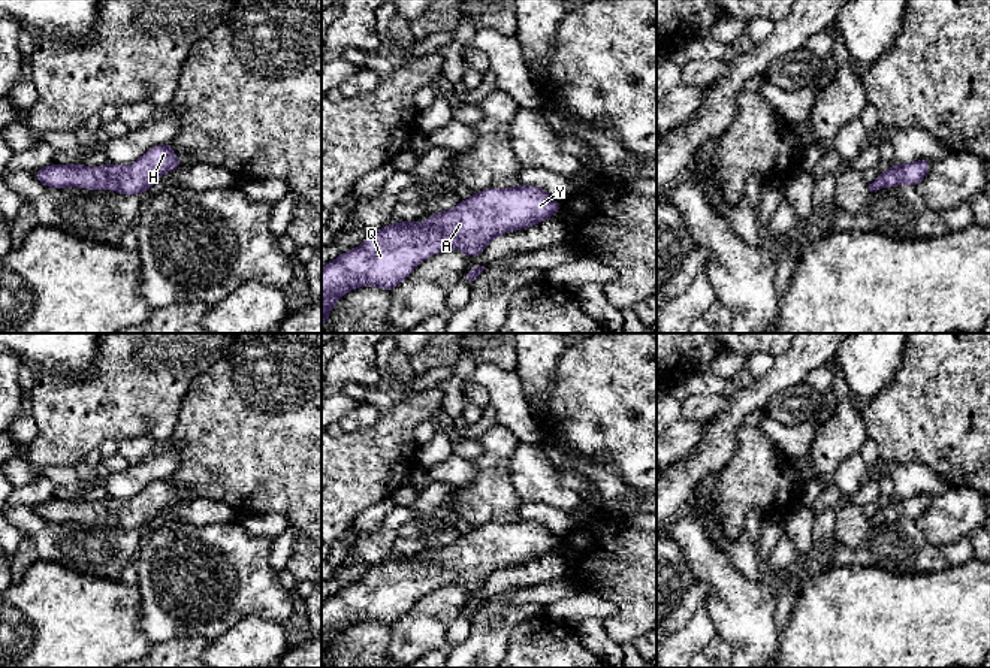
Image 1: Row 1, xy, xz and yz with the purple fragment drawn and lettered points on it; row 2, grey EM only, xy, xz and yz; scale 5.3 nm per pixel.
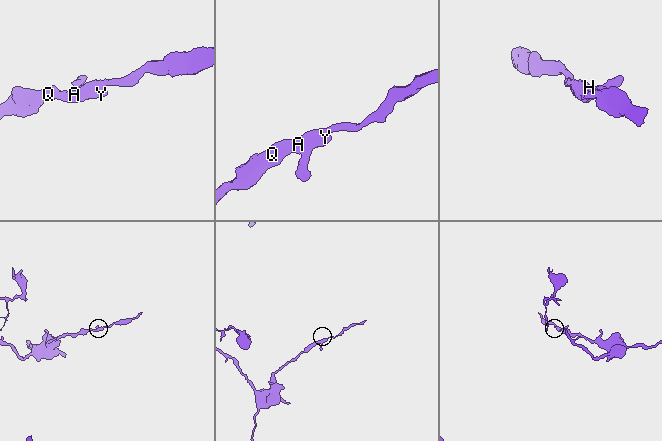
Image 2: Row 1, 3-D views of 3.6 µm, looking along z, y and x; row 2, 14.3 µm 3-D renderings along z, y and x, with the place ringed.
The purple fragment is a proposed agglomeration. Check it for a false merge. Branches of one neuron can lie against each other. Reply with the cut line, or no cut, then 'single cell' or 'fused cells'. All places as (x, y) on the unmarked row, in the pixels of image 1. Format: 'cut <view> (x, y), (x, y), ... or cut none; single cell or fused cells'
cut none; single cell

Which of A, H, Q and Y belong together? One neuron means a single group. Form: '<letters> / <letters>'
A H Q Y

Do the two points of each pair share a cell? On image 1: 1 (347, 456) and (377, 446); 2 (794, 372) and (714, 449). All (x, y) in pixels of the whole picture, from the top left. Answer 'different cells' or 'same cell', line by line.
1: same cell
2: same cell

